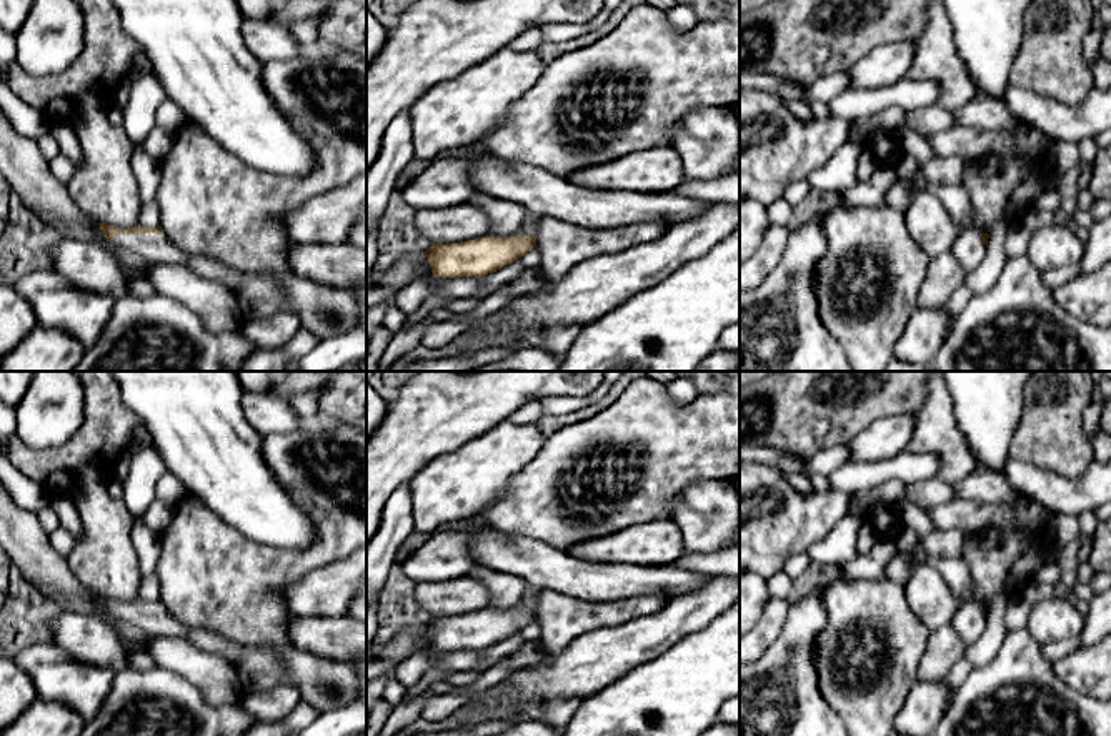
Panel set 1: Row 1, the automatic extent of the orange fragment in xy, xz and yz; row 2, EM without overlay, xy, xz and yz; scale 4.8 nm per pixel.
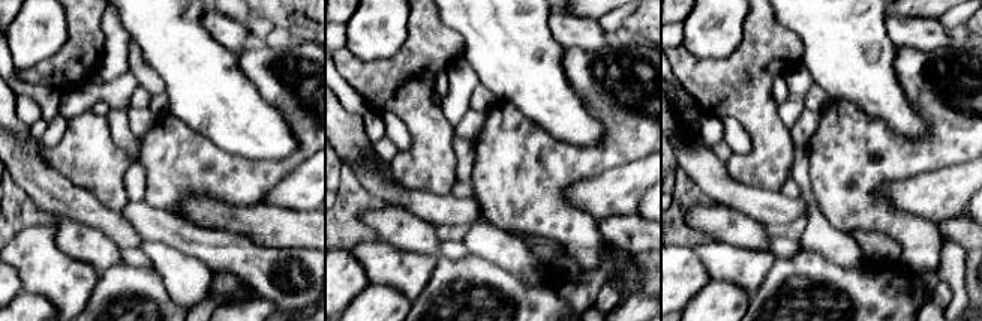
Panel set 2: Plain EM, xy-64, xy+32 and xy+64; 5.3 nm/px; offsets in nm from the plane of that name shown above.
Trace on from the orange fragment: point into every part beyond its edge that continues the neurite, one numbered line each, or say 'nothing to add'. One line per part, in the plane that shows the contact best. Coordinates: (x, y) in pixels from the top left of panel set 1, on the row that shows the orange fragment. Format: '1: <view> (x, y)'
1: xy (323, 310)

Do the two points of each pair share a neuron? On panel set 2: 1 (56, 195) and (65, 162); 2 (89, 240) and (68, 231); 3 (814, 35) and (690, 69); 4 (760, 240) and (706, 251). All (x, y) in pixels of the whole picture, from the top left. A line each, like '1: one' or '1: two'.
1: two
2: one
3: two
4: two

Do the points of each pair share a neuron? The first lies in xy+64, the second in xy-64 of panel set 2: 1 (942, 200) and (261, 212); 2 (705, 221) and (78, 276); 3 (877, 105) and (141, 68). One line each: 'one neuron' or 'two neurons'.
1: two neurons
2: two neurons
3: two neurons

